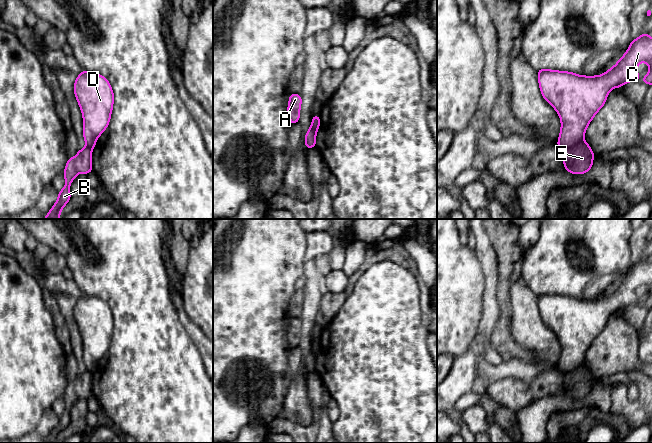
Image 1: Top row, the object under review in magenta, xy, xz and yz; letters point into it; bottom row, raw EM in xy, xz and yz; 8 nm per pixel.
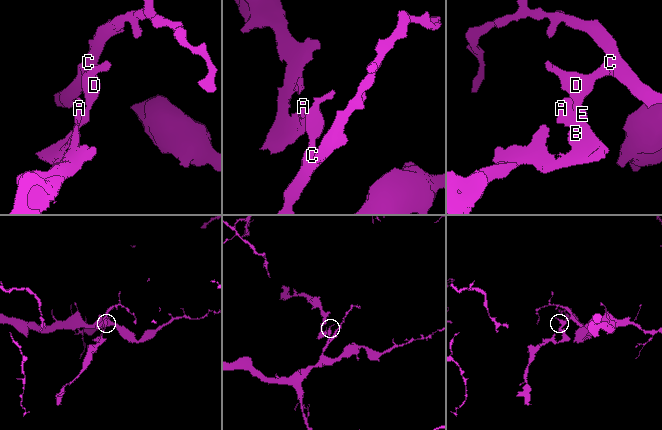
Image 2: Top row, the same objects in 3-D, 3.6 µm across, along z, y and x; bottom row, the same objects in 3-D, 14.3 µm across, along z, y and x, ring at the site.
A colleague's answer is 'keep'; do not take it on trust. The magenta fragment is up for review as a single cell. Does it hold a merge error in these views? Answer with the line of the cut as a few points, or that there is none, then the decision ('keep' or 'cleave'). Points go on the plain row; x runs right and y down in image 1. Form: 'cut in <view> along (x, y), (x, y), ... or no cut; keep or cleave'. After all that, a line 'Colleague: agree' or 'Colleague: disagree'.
cut in yz along (582, 362), (564, 374); cleave
Colleague: disagree

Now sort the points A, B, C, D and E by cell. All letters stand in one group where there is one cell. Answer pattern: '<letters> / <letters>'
A B E / C D

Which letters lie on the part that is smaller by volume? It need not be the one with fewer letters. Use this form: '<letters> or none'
A, B, E

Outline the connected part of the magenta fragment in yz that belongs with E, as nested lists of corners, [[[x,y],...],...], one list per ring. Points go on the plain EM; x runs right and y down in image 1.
[[[580,364],[573,371],[564,374],[563,387],[565,394],[571,398],[587,397],[592,389],[594,377],[585,364]]]

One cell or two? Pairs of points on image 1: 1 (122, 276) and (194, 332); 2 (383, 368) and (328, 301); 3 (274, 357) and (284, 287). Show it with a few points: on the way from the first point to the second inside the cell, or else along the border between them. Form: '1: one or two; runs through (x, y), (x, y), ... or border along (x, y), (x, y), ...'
1: two; border along (170, 298), (179, 322), (192, 340)
2: two; border along (351, 292), (338, 312), (328, 322)
3: one; runs through (274, 340), (274, 304)

